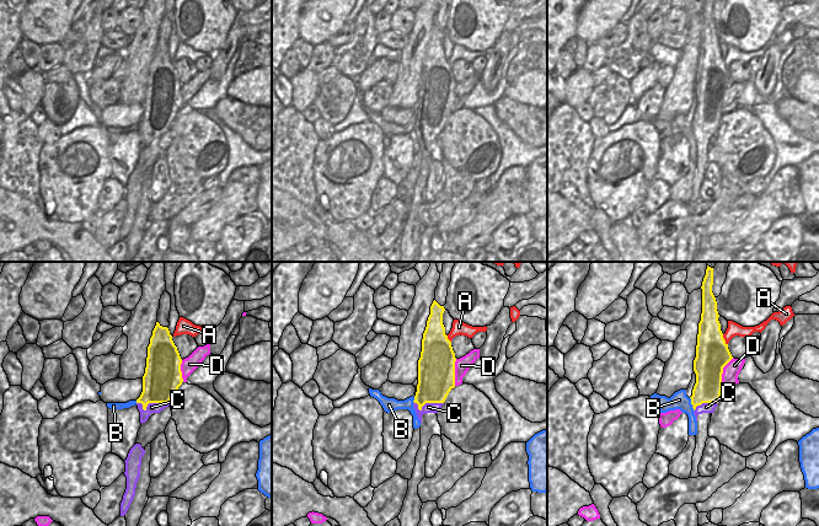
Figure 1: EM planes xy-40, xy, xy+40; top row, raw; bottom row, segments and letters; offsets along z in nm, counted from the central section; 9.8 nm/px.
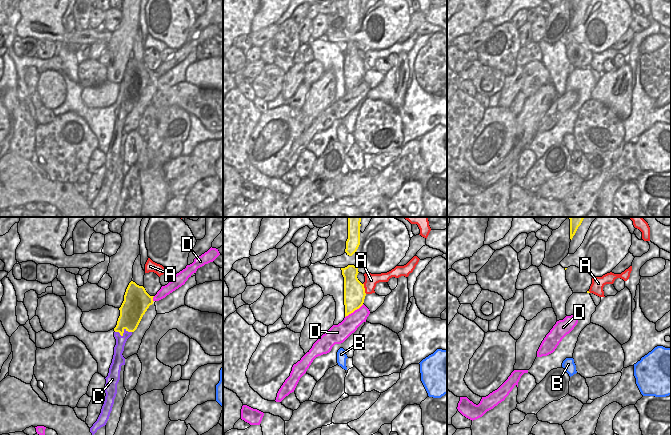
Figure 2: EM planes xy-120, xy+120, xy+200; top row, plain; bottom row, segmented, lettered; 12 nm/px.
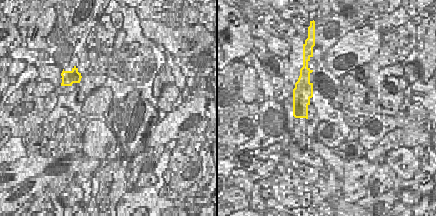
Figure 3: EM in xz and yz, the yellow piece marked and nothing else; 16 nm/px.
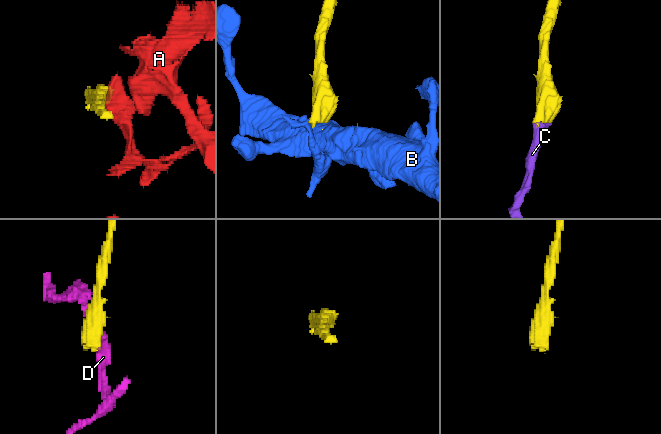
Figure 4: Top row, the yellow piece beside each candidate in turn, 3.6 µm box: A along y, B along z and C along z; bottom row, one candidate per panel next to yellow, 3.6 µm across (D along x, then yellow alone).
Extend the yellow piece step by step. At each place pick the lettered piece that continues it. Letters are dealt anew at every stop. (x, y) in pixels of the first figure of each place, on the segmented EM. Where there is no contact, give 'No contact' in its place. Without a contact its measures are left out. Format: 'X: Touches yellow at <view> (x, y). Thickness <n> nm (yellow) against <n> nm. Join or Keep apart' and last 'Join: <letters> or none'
A: Touches yellow at xy+40 (723, 339). Thickness 340 nm (yellow) against 130 nm. Keep apart
B: Touches yellow at xy+40 (691, 401). Thickness 260 nm (yellow) against 170 nm. Keep apart
C: Touches yellow at xy-40 (150, 402). Thickness 360 nm (yellow) against 100 nm. Keep apart
D: Touches yellow at xy+40 (722, 372). Thickness 340 nm (yellow) against 170 nm. Keep apart
Join: none.

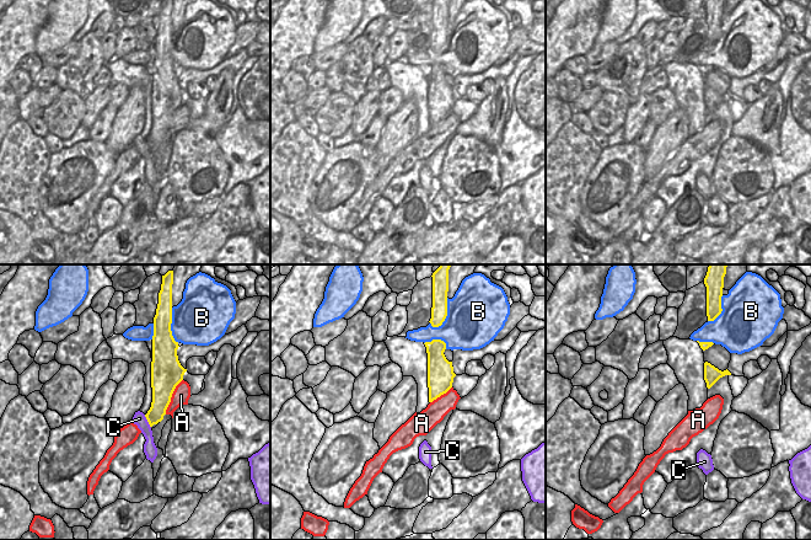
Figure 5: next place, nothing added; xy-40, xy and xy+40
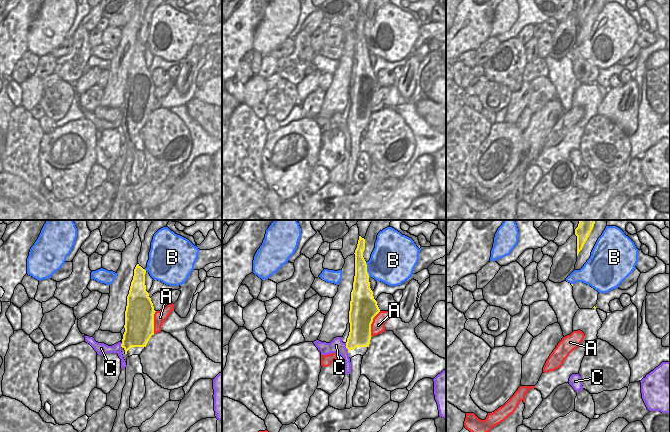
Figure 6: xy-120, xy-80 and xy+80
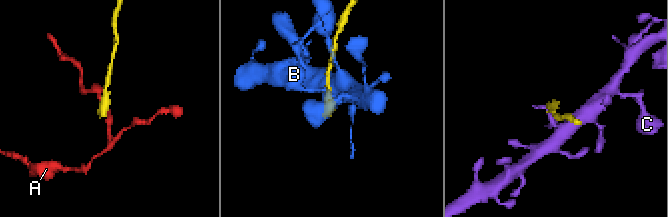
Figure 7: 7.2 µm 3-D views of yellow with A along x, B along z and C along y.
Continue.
A: Touches yellow at xy-40 (171, 396). Thickness 320 nm (yellow) against 170 nm. Keep apart
B: Touches yellow at xy (446, 315). Thickness 170 nm (yellow) against 500 nm. Keep apart
C: Touches yellow at xy-40 (148, 421). Thickness 170 nm (yellow) against 130 nm. Keep apart
Join: none.

